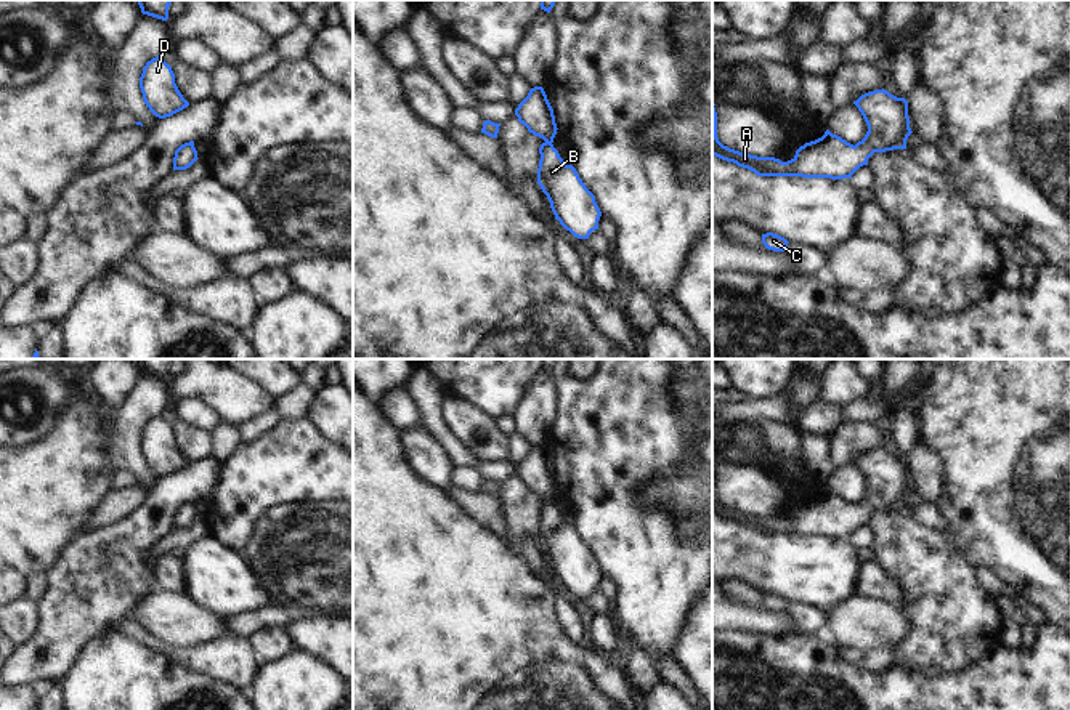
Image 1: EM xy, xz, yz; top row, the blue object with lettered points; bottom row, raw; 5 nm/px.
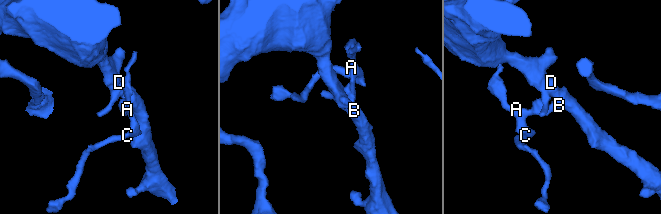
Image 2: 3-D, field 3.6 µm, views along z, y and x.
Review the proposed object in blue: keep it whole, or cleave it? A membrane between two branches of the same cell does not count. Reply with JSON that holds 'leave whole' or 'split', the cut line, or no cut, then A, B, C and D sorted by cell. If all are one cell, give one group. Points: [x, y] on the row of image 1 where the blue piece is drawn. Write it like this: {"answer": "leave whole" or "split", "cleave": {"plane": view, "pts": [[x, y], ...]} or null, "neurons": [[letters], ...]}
{"answer": "leave whole", "cleave": null, "neurons": [["A", "B", "C", "D"]]}

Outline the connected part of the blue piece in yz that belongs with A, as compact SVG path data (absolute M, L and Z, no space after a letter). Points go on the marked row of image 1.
M882 88L861 95L853 104L868 125L861 141L853 146L826 130L821 138L800 146L791 160L781 162L723 146L717 138L717 112L712 98L712 155L748 168L757 176L842 180L852 178L860 167L868 165L874 152L906 149L906 139L913 131L905 98L897 98Z

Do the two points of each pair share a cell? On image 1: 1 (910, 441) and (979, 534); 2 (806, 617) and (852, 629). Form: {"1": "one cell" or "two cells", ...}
{"1": "two cells", "2": "two cells"}

